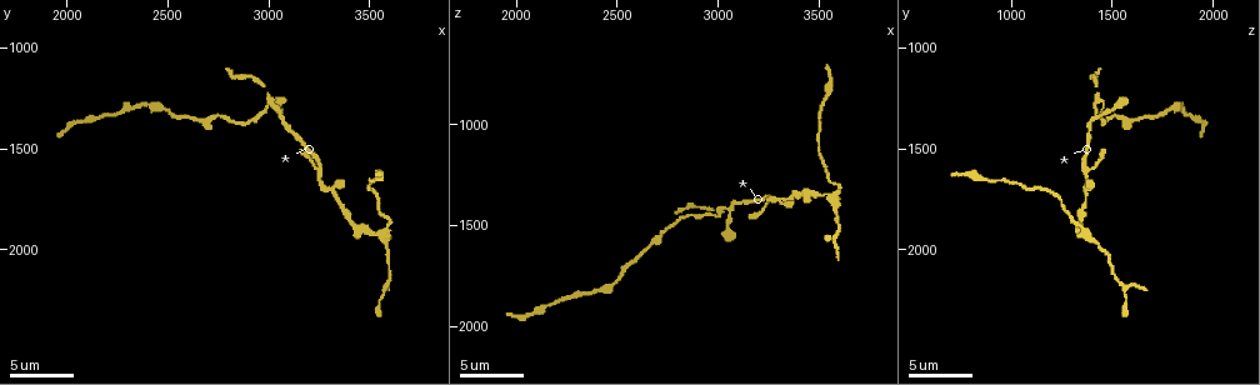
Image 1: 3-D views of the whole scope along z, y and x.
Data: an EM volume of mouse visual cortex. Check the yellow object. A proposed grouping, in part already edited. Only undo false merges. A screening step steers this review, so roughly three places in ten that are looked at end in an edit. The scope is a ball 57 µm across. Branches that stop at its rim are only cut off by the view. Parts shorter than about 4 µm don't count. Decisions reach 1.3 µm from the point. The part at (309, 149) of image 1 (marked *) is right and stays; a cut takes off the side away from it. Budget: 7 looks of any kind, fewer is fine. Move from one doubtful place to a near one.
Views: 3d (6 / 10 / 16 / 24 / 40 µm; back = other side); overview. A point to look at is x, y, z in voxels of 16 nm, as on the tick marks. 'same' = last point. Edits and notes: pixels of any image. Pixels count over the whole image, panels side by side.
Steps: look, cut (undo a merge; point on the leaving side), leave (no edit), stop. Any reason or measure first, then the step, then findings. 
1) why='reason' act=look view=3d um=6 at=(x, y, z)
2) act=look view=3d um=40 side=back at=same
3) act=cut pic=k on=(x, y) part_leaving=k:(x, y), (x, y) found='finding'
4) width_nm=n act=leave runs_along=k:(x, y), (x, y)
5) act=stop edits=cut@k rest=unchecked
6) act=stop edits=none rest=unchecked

why='thin arm on a thick one' act=look view=3d um=10 at=(3010, 1260, 1450)

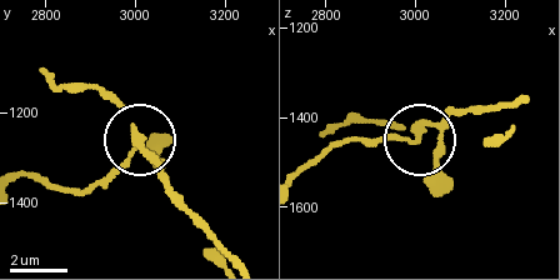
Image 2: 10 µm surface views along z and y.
width_nm=200 act=cut pic=2 on=(114, 174) found='a second neuron is stuck on'

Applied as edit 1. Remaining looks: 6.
act=look view=overview

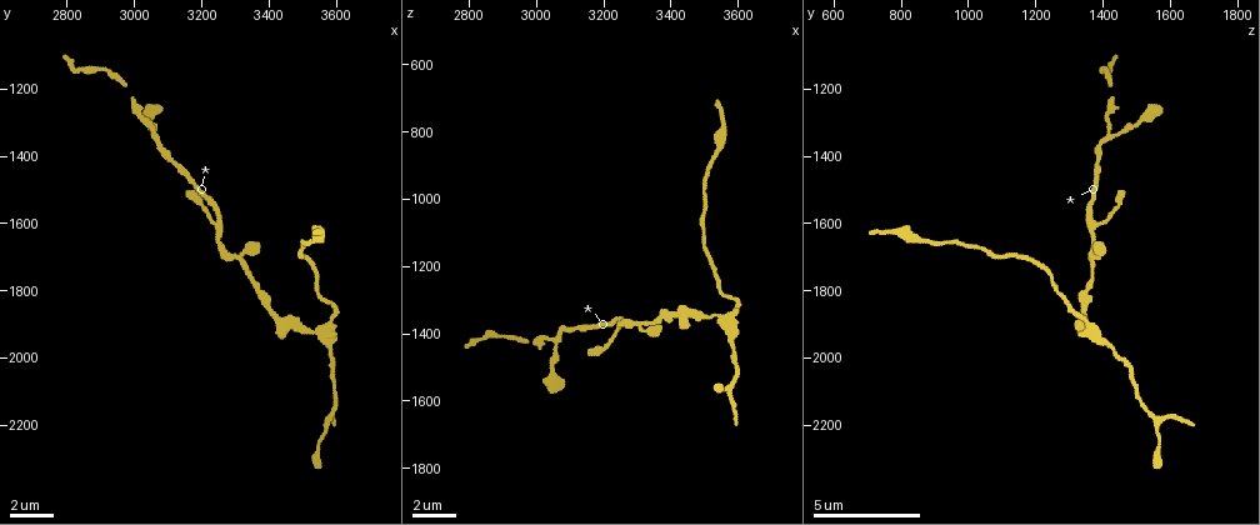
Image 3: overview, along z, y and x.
why='thin neck' act=look view=3d um=6 at=(3340, 1760, 1370)

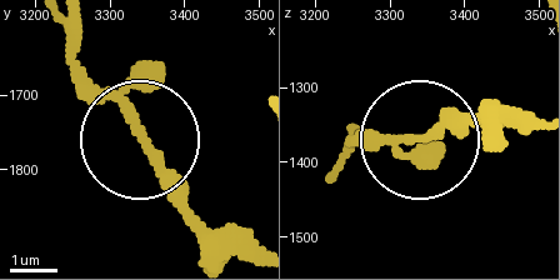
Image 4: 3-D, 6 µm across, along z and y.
width_nm=160 act=leave runs_along=4:(69, 29), (81, 76), (233, 251) found='all the same neuron'

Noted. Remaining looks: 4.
why='arms part here' act=look view=3d um=16 at=(3580, 1910, 1360)

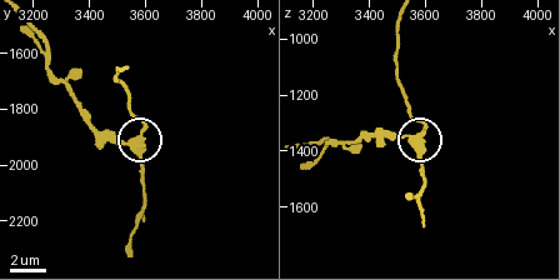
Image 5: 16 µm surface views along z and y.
arms=3 act=cut pic=5 on=(144, 124) found='a second neuron is stuck on'

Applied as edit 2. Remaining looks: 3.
act=stop edits=cut@2,cut@5 rest=unchecked

